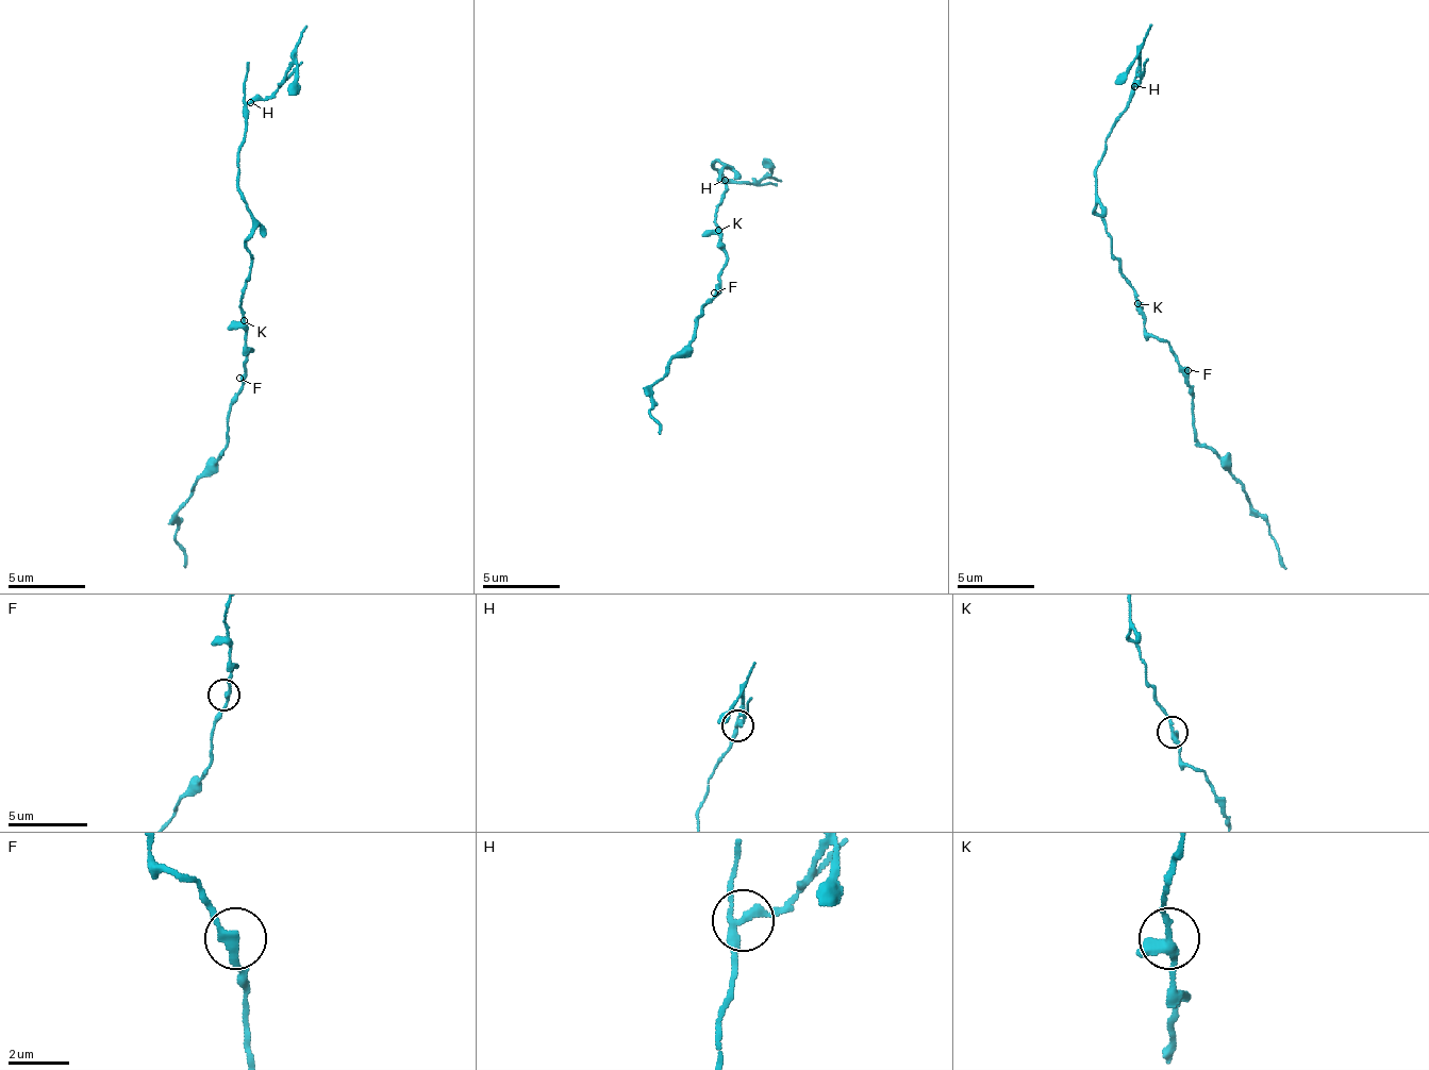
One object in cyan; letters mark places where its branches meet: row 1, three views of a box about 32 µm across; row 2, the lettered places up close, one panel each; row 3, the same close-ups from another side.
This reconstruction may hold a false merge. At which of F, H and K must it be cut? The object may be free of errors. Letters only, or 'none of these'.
H

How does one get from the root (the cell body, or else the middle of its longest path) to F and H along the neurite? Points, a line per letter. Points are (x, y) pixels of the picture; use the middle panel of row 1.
F: (718, 229), (726, 247), (726, 264), (718, 273), (718, 288), (714, 293)
H: (718, 229), (714, 213), (726, 191), (721, 183), (726, 163), (718, 160), (714, 168), (726, 179)

